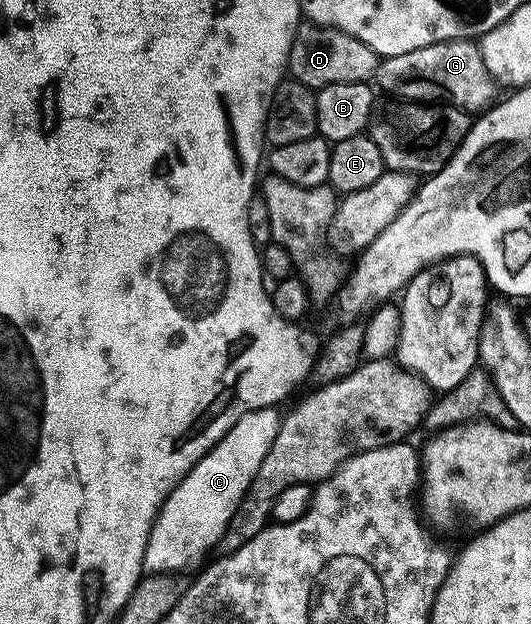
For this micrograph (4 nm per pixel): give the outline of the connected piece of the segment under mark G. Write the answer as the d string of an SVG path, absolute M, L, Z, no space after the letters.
M472 40L439 41L415 51L407 51L403 55L386 57L377 66L375 85L378 90L406 93L409 96L406 98L413 99L417 93L417 77L421 81L438 85L453 100L450 102L459 109L481 111L494 100L495 83L486 71L480 48Z

